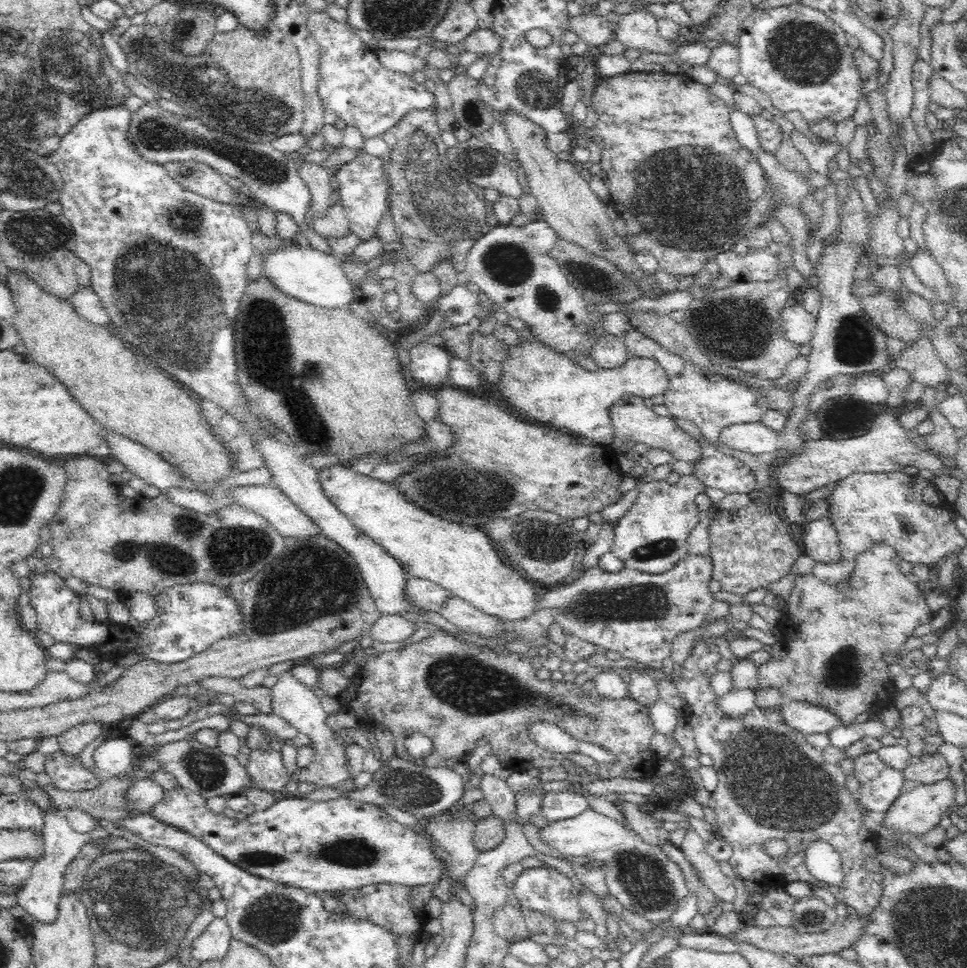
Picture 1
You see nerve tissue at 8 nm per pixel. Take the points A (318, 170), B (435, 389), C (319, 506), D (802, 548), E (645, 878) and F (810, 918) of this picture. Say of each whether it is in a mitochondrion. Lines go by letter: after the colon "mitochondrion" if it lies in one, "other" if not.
A: other
B: other
C: other
D: other
E: mitochondrion
F: mitochondrion

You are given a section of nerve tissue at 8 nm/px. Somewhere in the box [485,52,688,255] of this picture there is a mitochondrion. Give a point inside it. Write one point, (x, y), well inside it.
(537, 90)

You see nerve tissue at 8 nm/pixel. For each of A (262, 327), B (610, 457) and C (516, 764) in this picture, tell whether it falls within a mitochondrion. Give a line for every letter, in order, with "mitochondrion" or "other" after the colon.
A: mitochondrion
B: other
C: other

